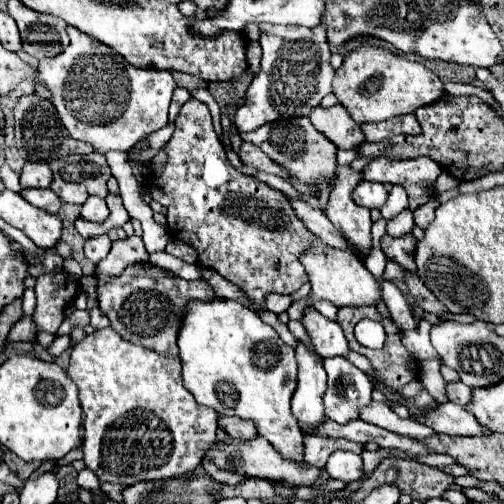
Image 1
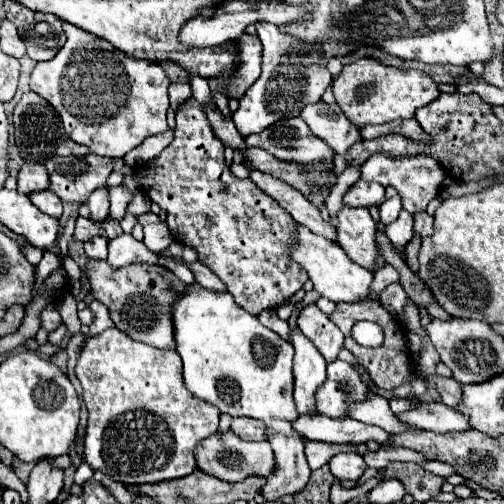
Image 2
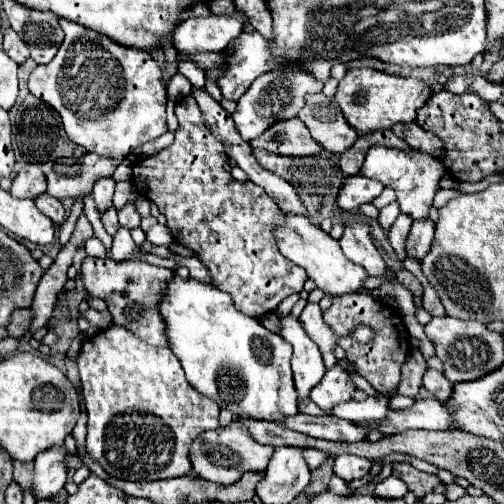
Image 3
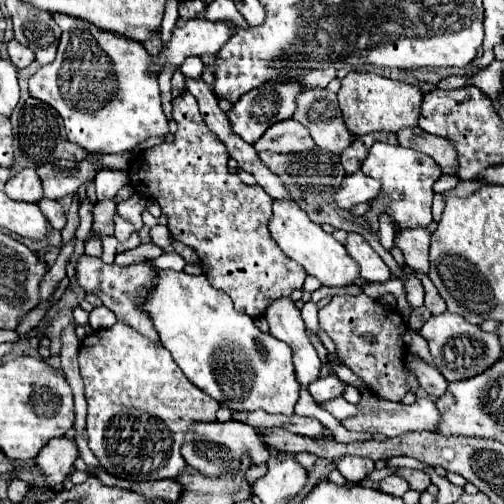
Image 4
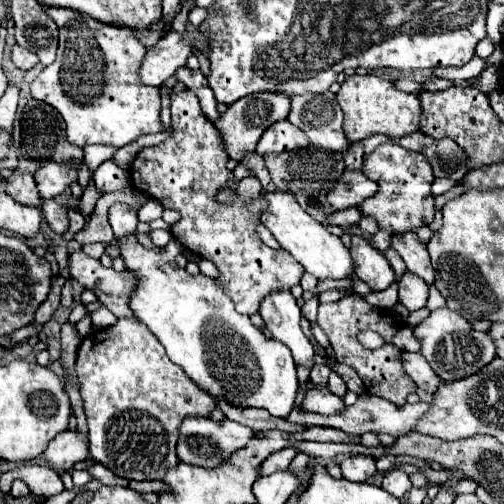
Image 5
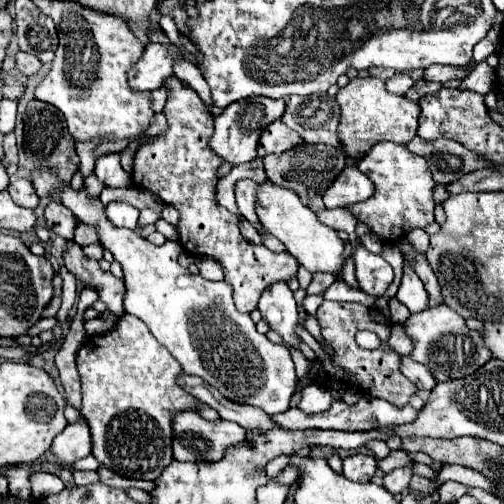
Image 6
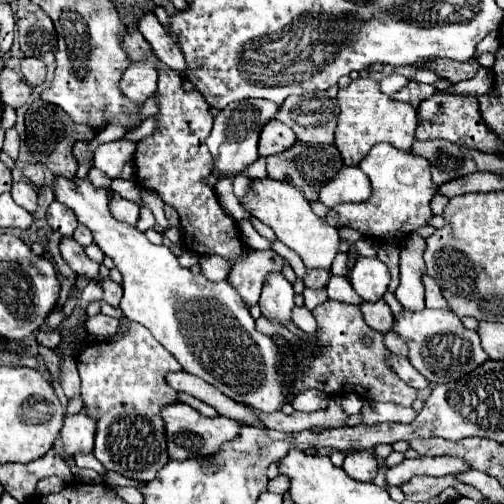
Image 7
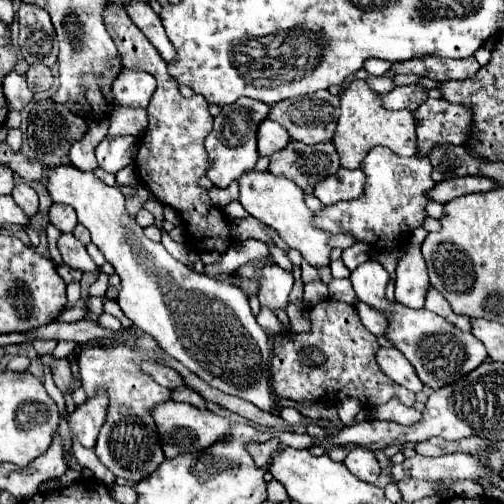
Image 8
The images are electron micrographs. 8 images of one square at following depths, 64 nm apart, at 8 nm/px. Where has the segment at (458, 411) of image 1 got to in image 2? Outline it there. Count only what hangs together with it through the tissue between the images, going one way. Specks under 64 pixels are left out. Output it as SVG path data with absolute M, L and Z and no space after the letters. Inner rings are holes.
M424 402L416 408L410 408L406 414L400 414L398 418L410 426L438 434L472 430L472 424L468 424L468 416L442 402Z

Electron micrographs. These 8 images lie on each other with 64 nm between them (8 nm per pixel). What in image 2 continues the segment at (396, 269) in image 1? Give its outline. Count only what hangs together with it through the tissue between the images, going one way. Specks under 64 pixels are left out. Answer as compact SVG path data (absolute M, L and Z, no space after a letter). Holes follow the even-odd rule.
M386 264L382 270L378 270L378 272L374 272L374 280L372 280L372 290L374 290L374 294L380 294L388 284L392 284L392 282L398 282L400 280L400 274L396 272L396 268L394 266L390 266L390 264Z

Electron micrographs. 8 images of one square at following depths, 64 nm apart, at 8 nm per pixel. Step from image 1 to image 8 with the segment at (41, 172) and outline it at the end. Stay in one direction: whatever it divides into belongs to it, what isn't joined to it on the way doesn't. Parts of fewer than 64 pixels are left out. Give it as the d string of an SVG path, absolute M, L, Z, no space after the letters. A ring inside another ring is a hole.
M18 184L12 190L12 198L16 200L16 204L28 214L34 216L38 212L38 196L36 192L28 186L28 184Z

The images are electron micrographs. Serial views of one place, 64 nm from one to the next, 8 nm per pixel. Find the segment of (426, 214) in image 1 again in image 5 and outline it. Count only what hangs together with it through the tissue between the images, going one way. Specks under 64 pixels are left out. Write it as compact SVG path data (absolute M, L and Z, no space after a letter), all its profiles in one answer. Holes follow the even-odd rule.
M404 232L404 236L392 236L392 248L402 256L412 274L418 274L428 284L434 282L434 268L430 264L426 244L416 236L416 232Z

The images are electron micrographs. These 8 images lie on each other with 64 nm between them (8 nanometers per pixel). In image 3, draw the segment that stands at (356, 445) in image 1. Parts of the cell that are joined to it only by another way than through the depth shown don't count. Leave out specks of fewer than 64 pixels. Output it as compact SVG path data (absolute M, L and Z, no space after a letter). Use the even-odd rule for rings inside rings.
M308 448L308 450L304 450L304 458L306 458L310 470L316 470L316 468L322 466L328 458L332 458L332 454L320 452L320 450L316 450L316 448Z

